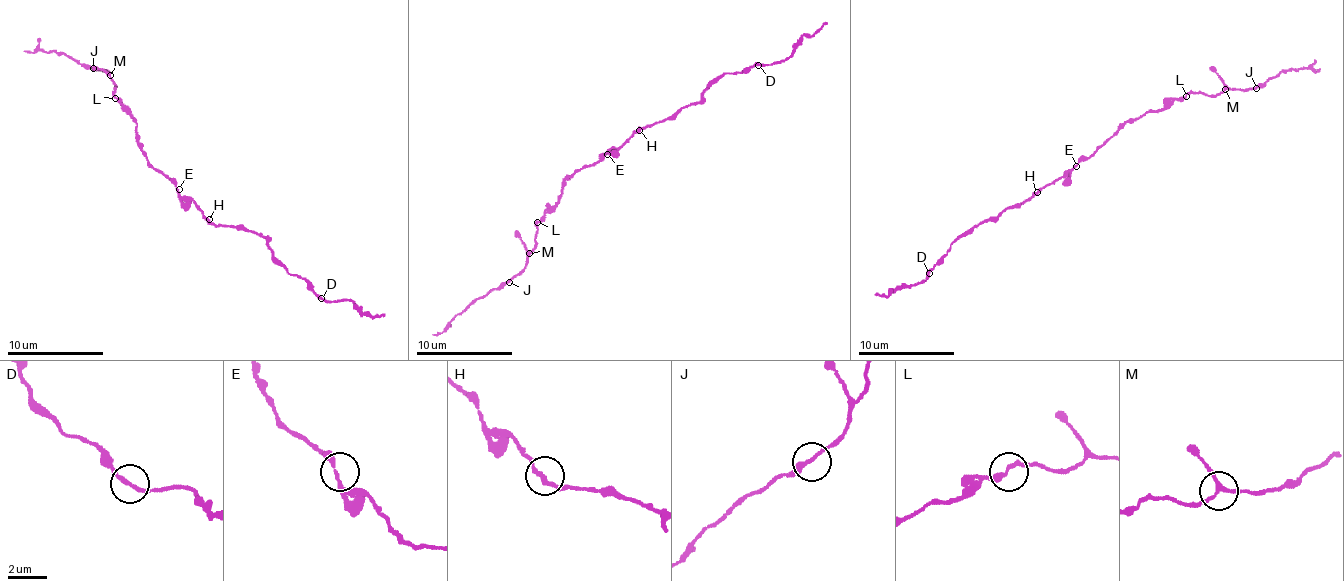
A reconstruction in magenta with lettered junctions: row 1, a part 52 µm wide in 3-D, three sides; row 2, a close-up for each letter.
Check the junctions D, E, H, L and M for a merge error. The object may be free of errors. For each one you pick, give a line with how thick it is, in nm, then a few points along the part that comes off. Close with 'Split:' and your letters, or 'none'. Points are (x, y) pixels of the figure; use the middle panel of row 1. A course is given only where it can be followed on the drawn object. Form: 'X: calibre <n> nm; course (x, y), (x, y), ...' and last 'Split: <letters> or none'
Split: none

